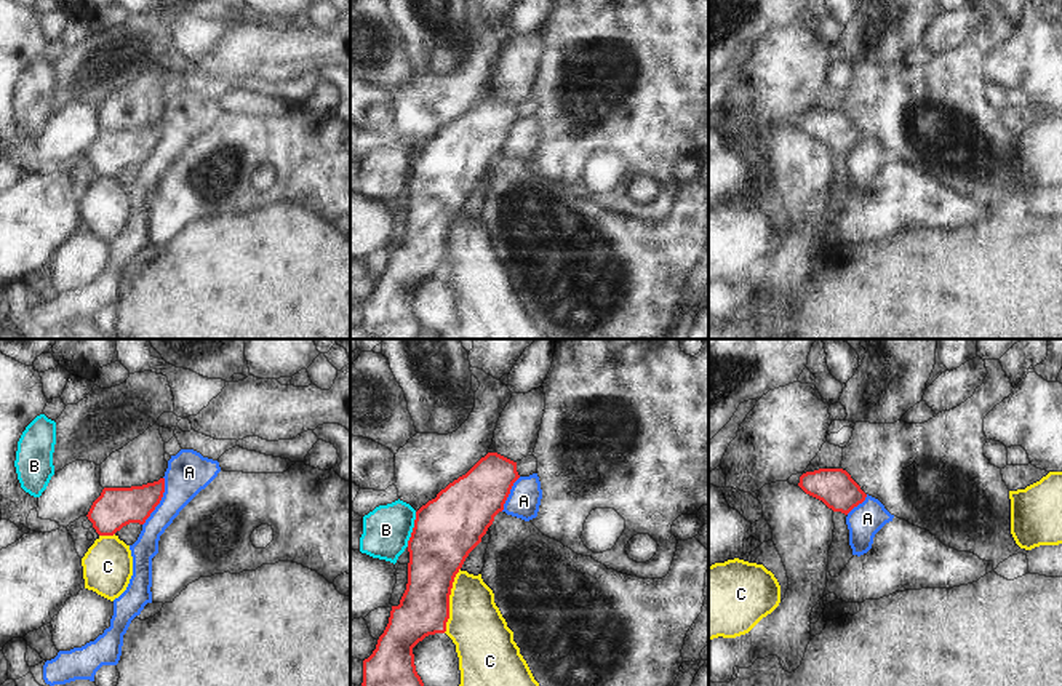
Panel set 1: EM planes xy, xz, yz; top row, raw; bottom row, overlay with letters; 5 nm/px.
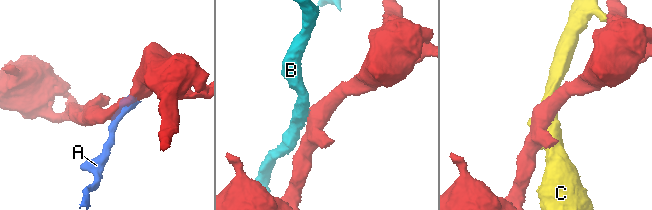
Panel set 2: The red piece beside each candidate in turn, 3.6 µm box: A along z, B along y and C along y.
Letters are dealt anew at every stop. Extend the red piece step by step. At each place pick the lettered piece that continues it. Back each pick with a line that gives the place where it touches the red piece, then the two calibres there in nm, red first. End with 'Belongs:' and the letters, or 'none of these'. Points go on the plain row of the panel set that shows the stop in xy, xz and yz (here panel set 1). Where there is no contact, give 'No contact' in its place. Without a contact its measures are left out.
Belongs: none of these

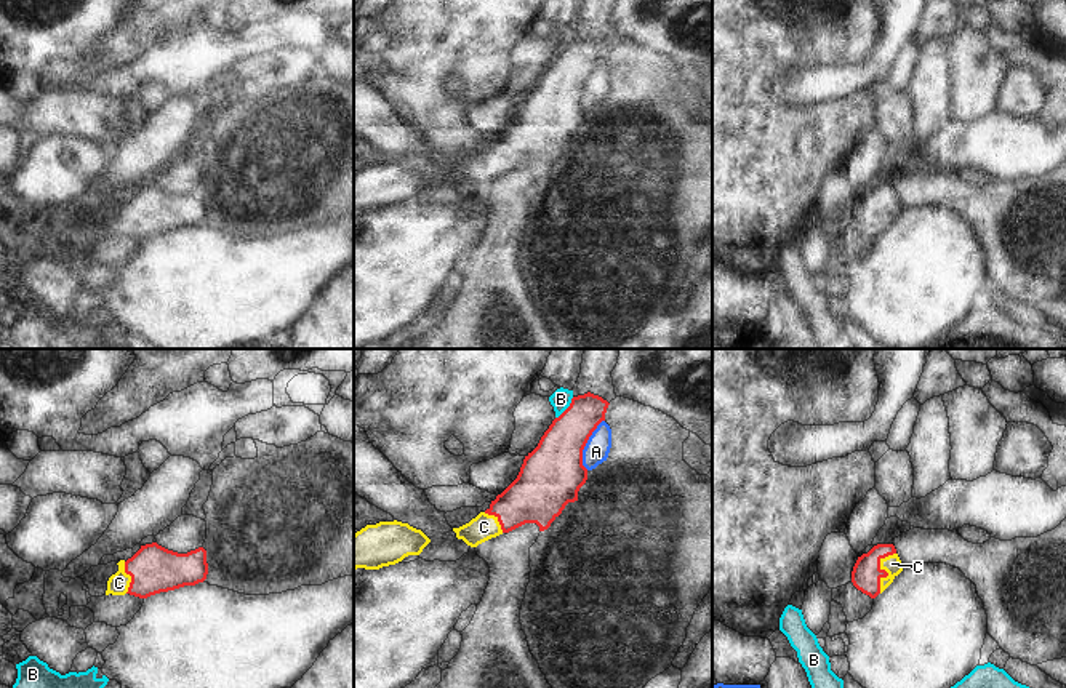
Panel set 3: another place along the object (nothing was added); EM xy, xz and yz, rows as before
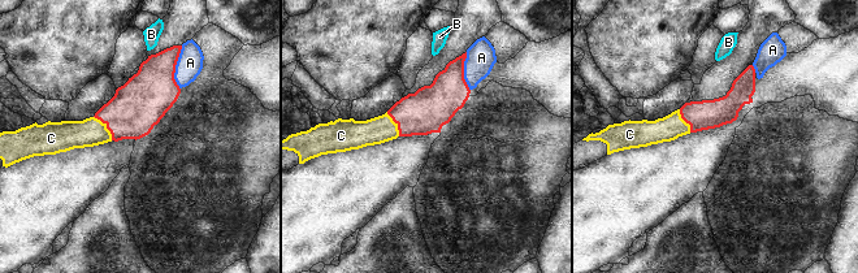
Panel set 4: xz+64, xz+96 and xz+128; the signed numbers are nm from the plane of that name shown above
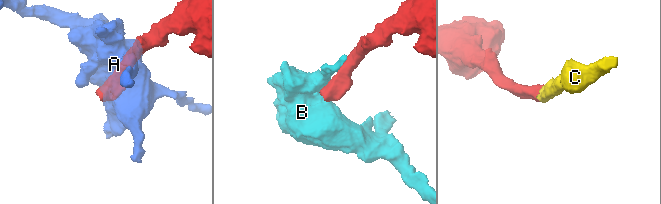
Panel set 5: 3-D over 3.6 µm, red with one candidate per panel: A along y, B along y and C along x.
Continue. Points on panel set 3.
C: Touches red at yz (884, 212). Thickness 150 nm (red) against 90 nm
Belongs: C

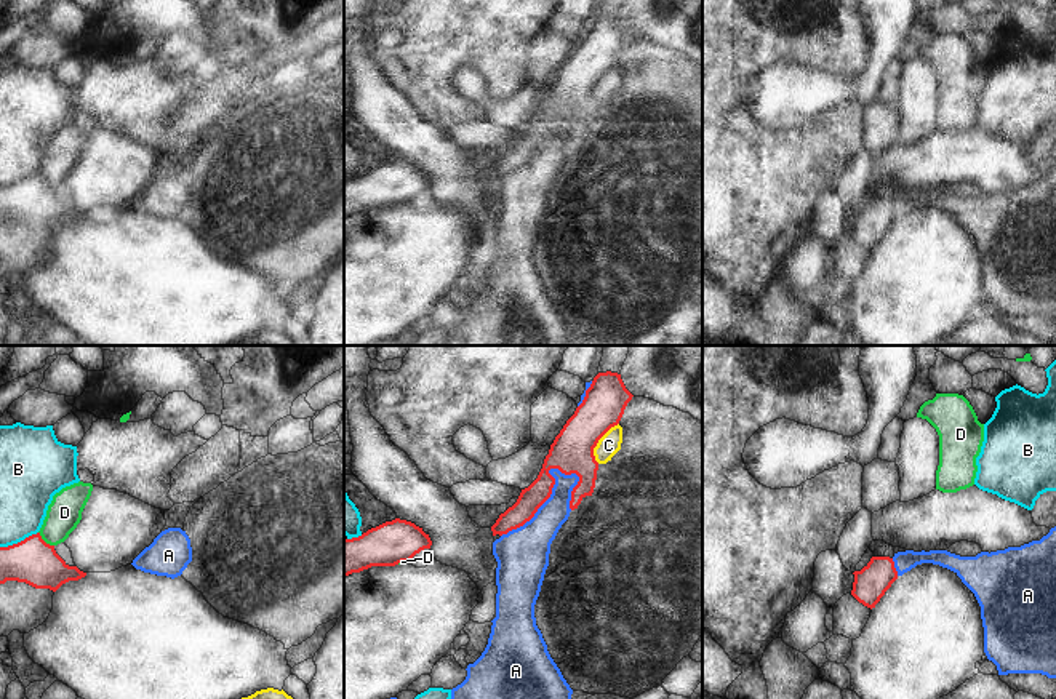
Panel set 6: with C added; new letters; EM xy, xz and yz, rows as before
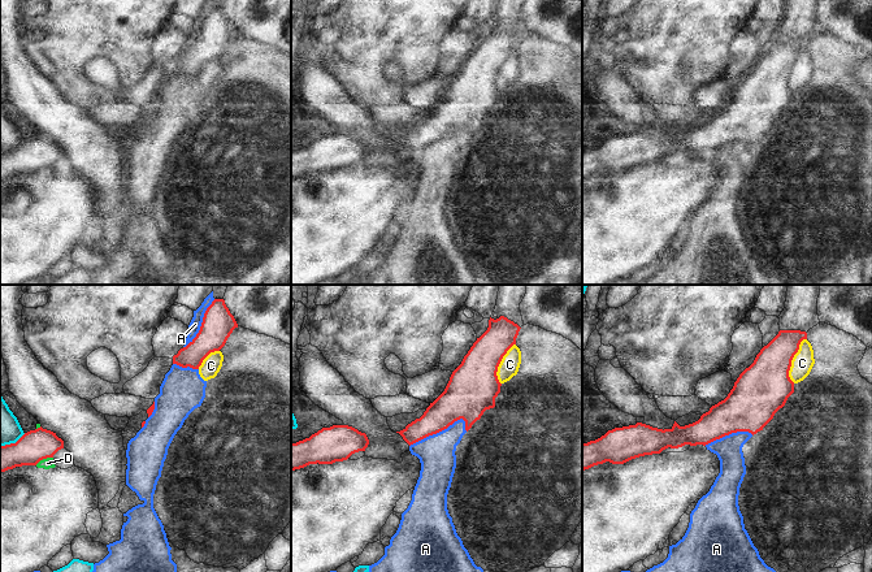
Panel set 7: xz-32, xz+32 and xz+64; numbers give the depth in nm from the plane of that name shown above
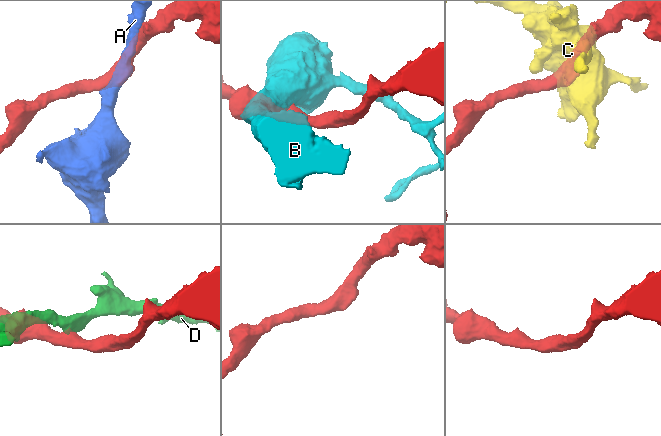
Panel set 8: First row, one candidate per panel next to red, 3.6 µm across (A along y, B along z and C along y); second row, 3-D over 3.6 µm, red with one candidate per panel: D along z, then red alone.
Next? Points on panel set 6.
Belongs: none of these

